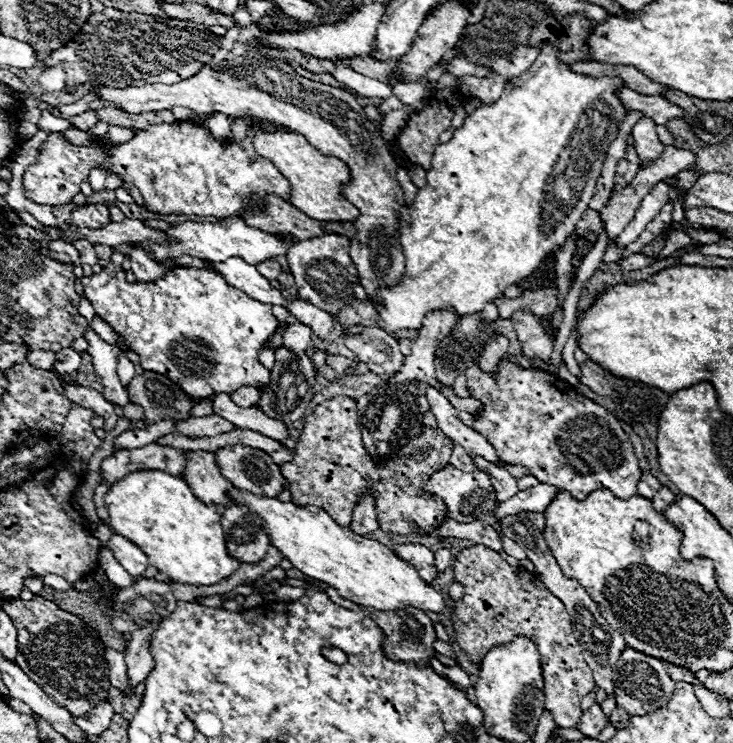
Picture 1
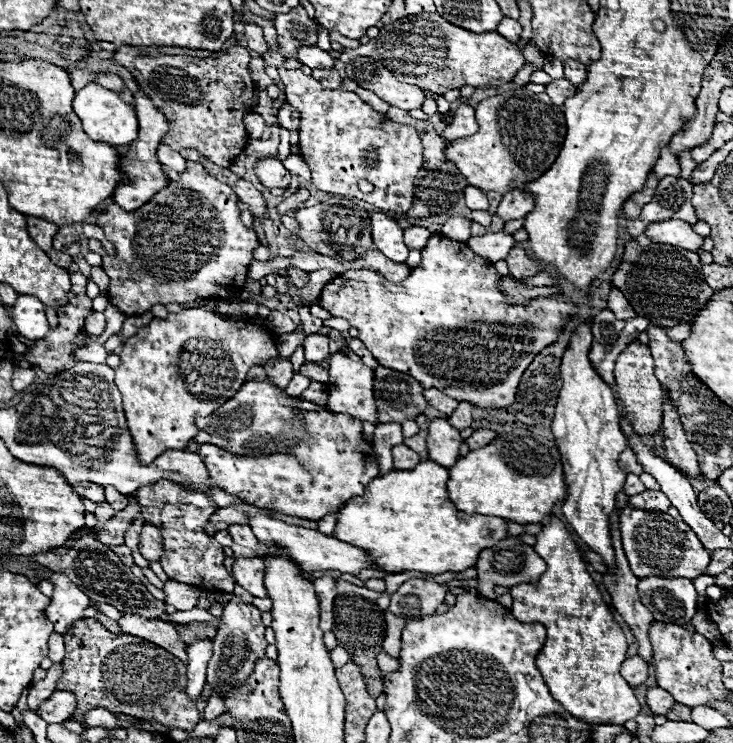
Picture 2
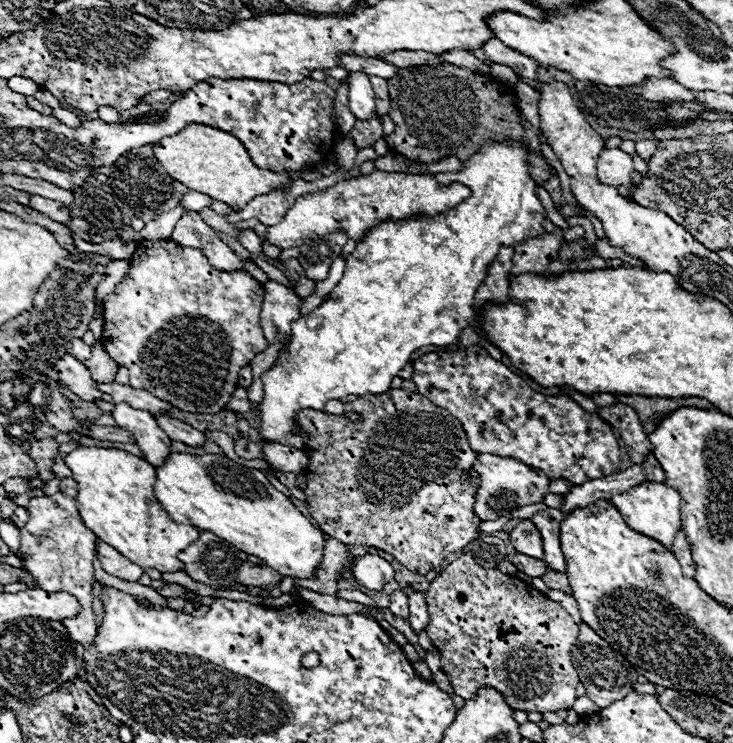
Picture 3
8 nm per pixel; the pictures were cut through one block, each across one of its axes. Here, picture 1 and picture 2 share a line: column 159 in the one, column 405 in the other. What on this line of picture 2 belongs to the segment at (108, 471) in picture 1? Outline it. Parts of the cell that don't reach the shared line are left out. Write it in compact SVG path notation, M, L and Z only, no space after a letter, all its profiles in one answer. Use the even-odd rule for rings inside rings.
M406 444L394 446L392 456L394 456L394 468L396 470L412 470L420 462L420 456L414 450L410 450Z

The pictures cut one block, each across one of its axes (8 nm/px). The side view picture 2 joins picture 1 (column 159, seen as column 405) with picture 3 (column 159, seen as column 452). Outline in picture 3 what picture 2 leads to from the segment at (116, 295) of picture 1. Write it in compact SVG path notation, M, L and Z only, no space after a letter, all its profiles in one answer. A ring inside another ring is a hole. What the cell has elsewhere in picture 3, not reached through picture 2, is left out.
M172 240L138 242L138 248L130 258L130 274L104 302L104 332L100 340L108 354L112 354L114 362L128 368L130 386L96 382L96 388L110 394L114 404L126 402L132 408L148 410L150 414L168 412L172 406L194 414L216 414L224 410L236 390L238 372L268 346L260 328L262 302L264 286L250 274L218 272L200 250L182 248Z

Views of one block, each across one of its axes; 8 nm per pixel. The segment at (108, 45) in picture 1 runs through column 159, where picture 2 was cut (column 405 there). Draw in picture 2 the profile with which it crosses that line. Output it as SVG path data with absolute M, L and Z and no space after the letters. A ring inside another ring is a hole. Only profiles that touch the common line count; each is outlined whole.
M440 14L406 16L380 28L380 34L368 44L346 50L348 56L368 56L382 66L388 66L400 82L420 86L434 94L444 94L454 88L494 88L510 82L524 68L522 50L496 32L476 34L450 24Z

